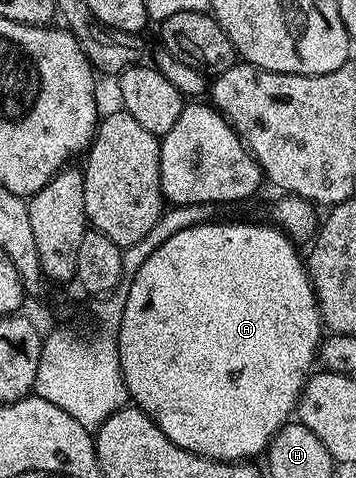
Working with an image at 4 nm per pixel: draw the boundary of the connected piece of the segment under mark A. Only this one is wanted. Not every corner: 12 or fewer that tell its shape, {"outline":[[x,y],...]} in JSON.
{"outline":[[272,224],[176,232],[116,342],[187,452],[264,455],[323,323]]}

